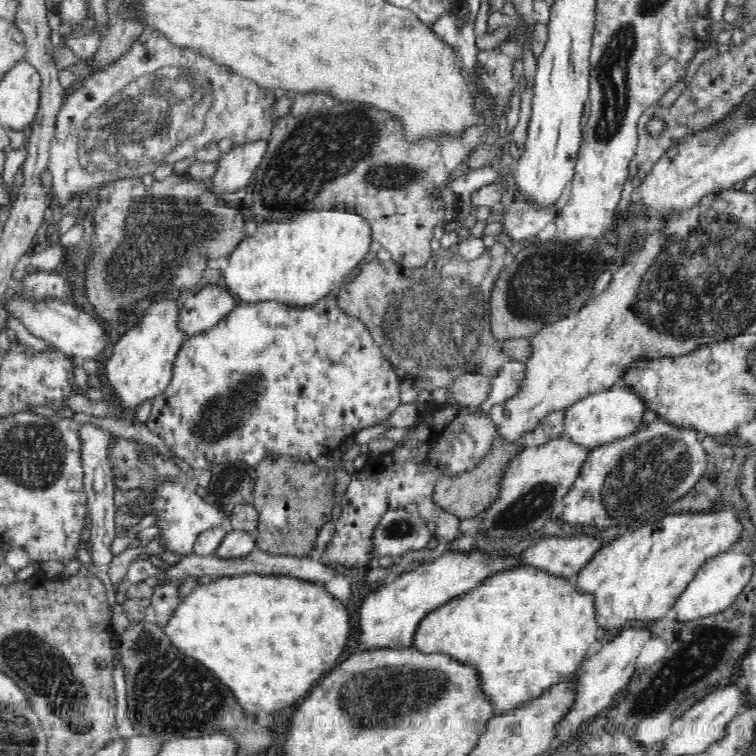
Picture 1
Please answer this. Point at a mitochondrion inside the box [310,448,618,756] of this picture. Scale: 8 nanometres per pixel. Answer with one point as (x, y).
(396, 691)

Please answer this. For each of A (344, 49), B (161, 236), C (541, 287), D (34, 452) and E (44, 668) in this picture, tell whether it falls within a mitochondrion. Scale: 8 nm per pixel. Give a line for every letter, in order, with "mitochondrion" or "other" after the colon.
A: other
B: mitochondrion
C: mitochondrion
D: mitochondrion
E: mitochondrion

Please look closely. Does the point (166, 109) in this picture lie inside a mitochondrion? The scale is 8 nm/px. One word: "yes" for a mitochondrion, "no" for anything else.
yes

